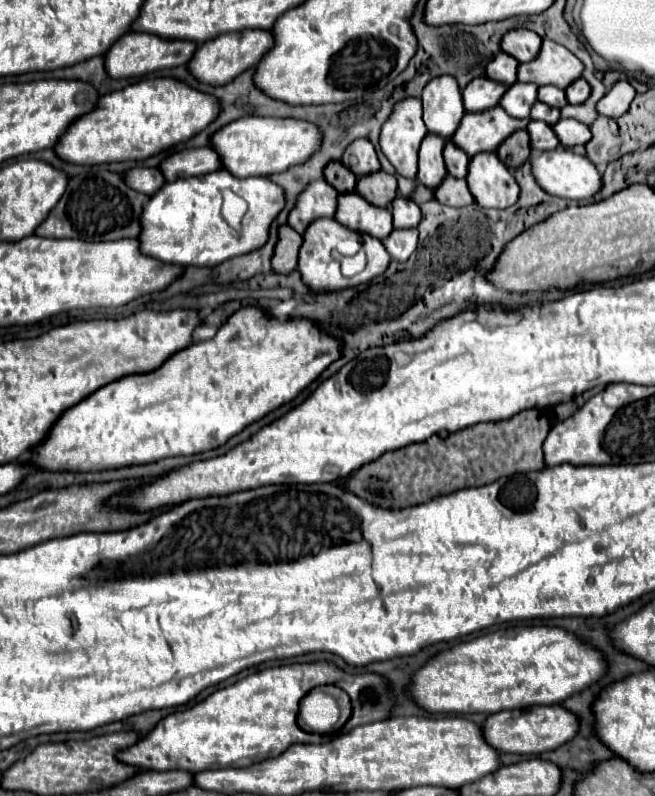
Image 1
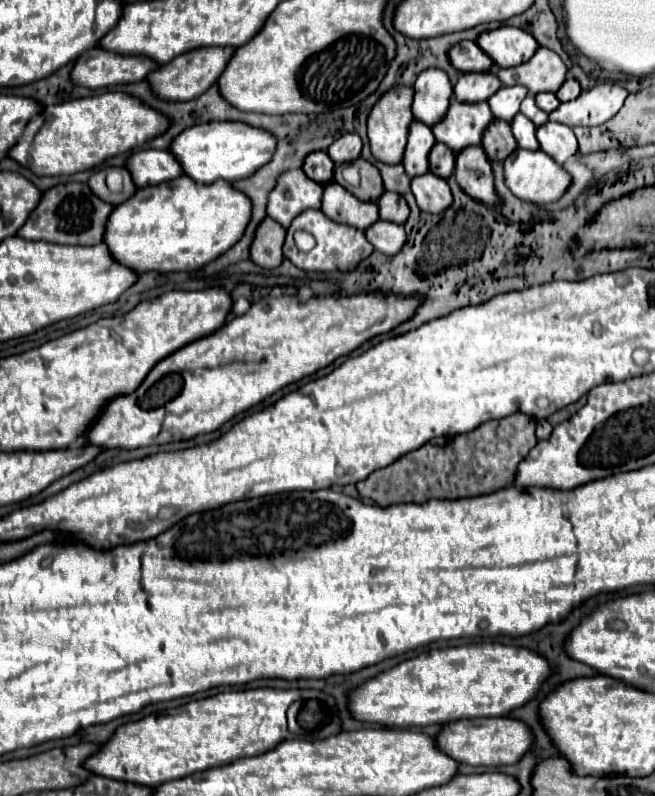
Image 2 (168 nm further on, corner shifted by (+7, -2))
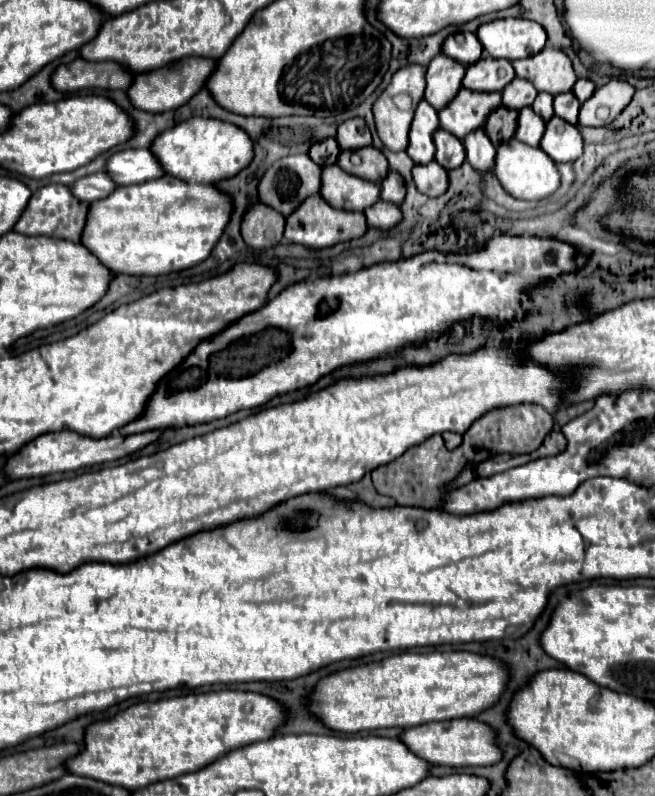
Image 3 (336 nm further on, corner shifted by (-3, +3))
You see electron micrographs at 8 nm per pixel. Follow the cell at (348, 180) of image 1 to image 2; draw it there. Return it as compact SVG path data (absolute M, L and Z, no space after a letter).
M314 151L306 157L304 165L302 165L302 171L312 179L312 181L318 181L318 183L326 183L326 181L332 181L332 173L334 173L334 163L330 161L328 153L324 151Z

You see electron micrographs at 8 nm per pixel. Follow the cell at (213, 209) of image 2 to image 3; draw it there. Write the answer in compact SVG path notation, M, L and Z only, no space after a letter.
M162 176L160 180L150 180L150 182L144 182L144 184L136 184L136 186L120 186L112 196L94 202L92 204L92 212L88 214L88 228L84 228L82 244L94 256L100 256L100 260L104 260L104 264L108 264L108 268L112 268L112 272L116 272L116 274L150 274L150 276L158 276L158 274L180 272L180 270L186 270L186 268L192 268L192 266L204 262L210 256L210 252L214 250L216 242L220 240L220 236L224 234L226 226L230 224L232 212L234 212L234 198L232 198L232 194L220 190L216 184L198 184L198 182L180 180L176 176Z

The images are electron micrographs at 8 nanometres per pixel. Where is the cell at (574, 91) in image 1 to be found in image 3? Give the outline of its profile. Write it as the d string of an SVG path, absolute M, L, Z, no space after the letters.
M578 78L578 82L574 84L574 88L572 88L572 92L576 94L576 98L580 100L580 102L584 102L584 100L588 100L592 94L594 94L594 82L592 80L586 80L586 78Z

